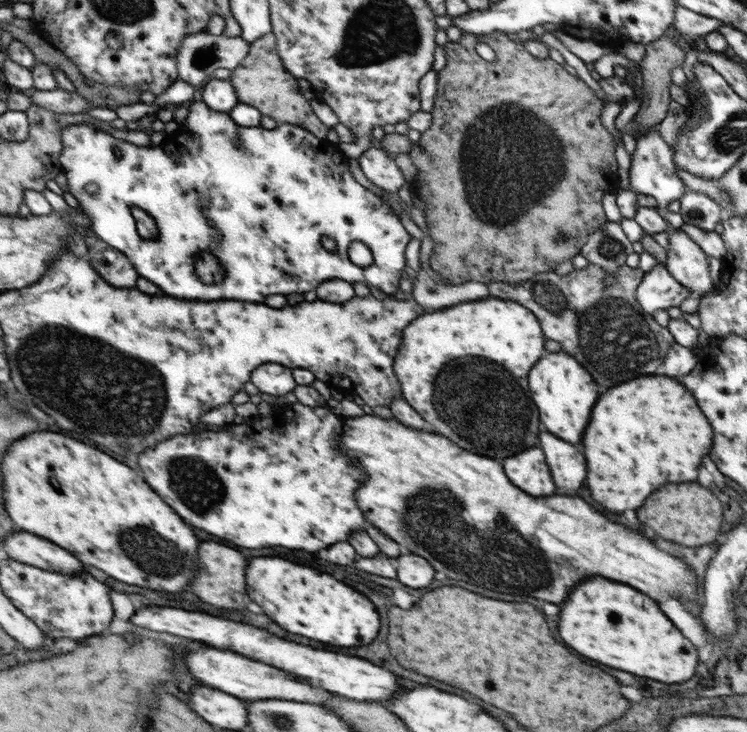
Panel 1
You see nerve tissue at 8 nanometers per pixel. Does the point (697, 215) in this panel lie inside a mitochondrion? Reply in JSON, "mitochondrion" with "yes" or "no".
{"mitochondrion":"yes"}

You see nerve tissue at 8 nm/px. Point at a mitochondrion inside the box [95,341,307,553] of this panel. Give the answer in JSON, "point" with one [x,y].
{"point":[193,480]}

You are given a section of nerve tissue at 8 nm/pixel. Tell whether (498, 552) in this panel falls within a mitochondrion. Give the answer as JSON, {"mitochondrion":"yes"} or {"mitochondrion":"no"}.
{"mitochondrion":"yes"}

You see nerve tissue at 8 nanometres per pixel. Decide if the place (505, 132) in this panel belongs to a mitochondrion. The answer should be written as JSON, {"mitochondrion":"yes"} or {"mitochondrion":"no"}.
{"mitochondrion":"yes"}

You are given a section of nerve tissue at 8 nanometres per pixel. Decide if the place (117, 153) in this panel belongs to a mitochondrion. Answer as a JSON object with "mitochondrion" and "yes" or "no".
{"mitochondrion":"no"}

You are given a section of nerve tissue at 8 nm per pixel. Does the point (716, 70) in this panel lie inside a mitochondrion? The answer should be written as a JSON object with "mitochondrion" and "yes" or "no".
{"mitochondrion":"no"}

